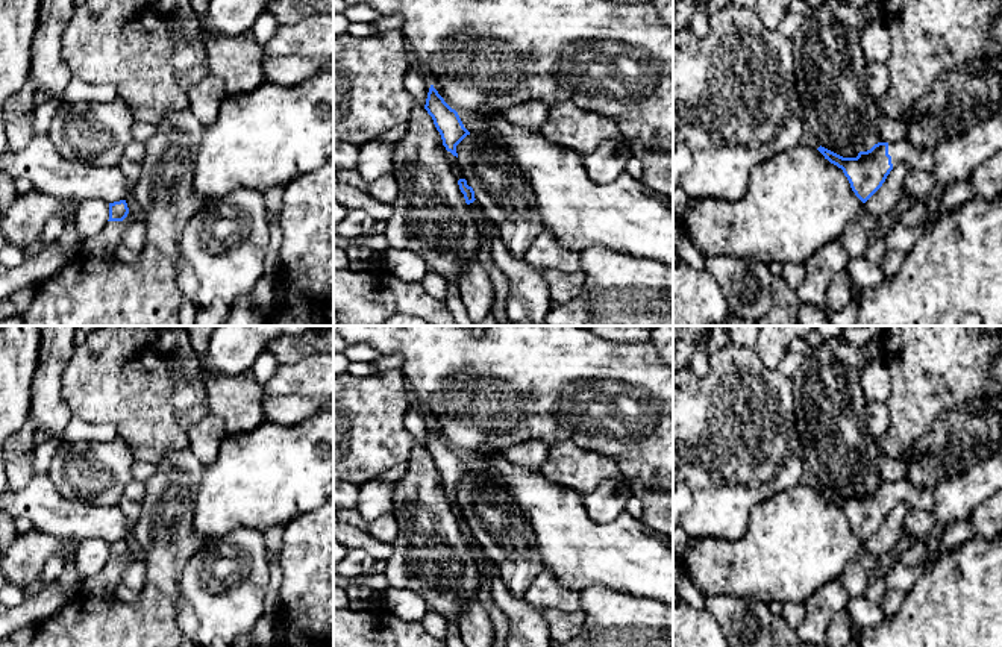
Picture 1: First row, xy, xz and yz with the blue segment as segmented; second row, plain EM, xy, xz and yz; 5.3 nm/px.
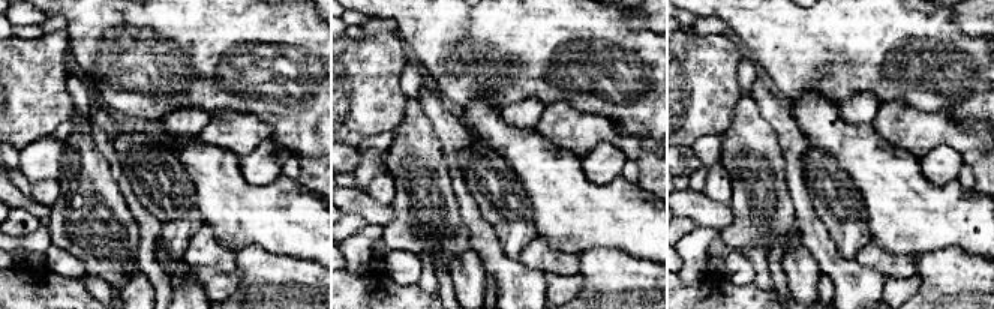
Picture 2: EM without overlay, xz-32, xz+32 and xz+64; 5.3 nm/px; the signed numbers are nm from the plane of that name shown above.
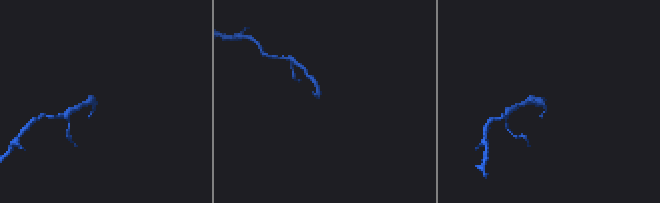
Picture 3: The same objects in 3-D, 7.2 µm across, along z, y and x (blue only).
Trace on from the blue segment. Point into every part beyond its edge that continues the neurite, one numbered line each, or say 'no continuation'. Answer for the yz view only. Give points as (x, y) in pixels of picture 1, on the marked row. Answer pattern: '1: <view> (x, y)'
1: yz (901, 152)

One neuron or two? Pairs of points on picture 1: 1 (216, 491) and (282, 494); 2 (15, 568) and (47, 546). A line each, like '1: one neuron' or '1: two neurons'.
1: one neuron
2: one neuron

